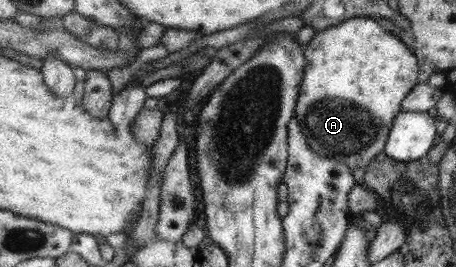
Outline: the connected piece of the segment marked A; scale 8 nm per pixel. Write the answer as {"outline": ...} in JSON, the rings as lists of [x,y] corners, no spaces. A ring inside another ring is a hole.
{"outline":[[[348,18],[338,26],[317,31],[302,47],[307,64],[294,117],[299,120],[308,144],[315,153],[346,163],[350,170],[364,168],[375,154],[383,152],[387,134],[400,112],[403,98],[419,82],[417,58],[400,40],[378,26],[376,19],[371,18]]]}

